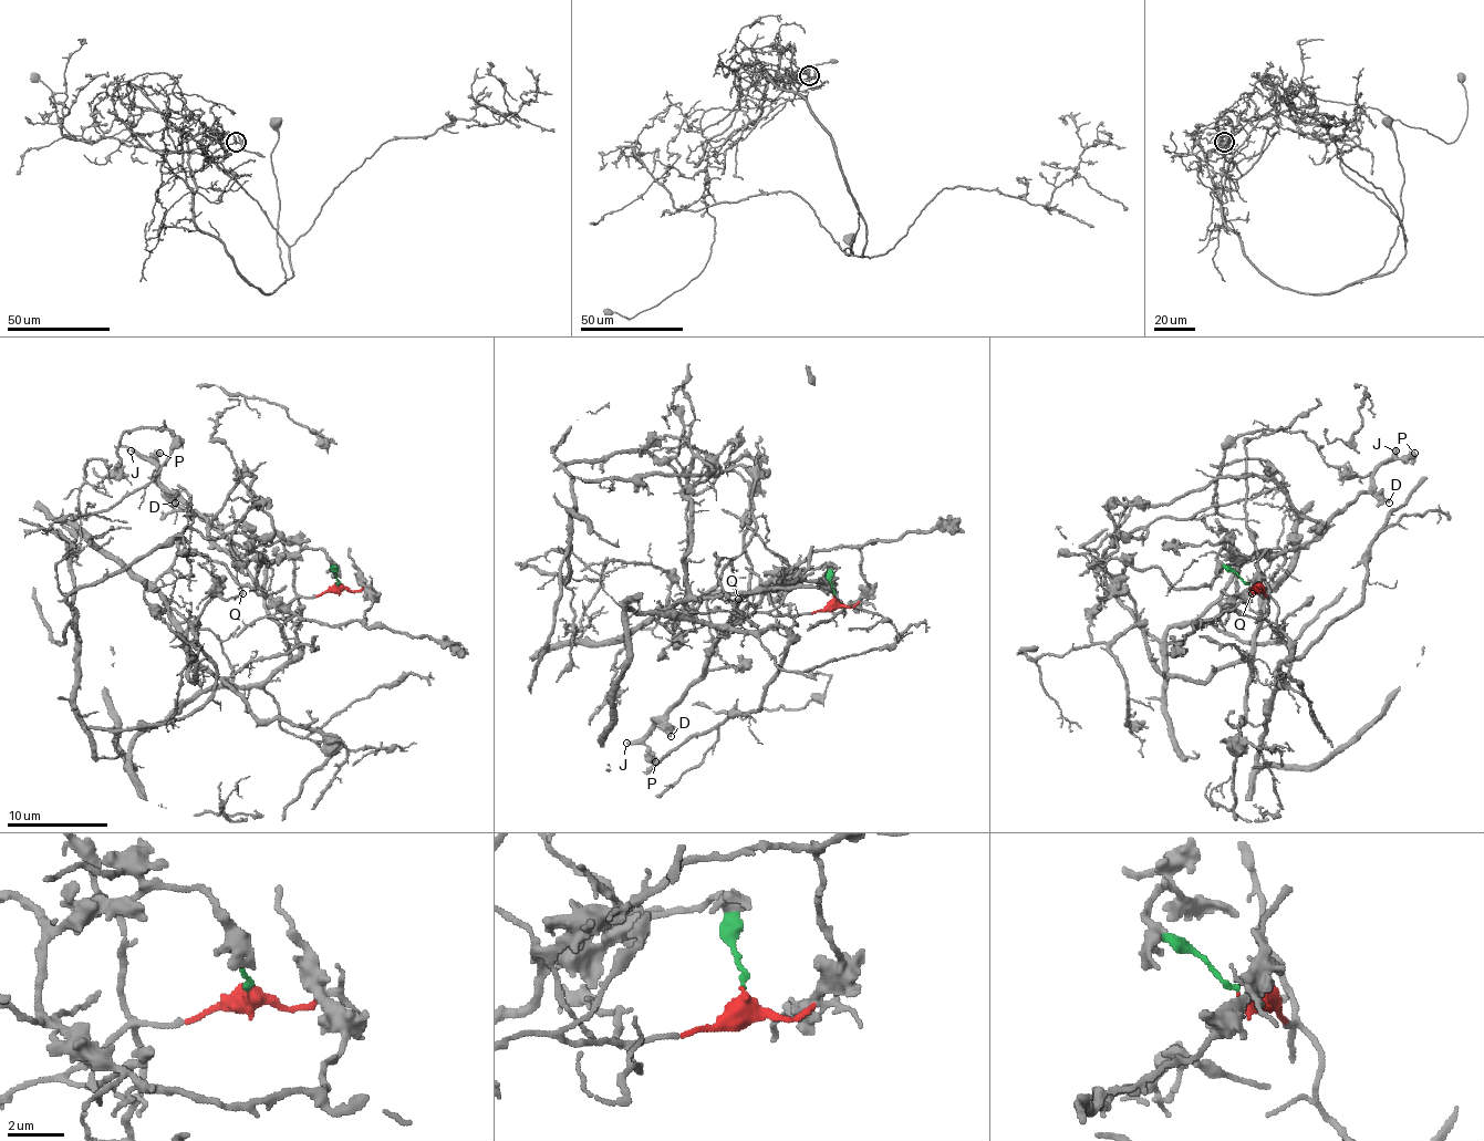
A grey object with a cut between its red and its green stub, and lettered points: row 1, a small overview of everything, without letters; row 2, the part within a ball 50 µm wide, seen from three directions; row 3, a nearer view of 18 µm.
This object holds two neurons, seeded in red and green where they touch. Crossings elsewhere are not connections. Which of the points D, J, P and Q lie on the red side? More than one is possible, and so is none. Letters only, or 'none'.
none

